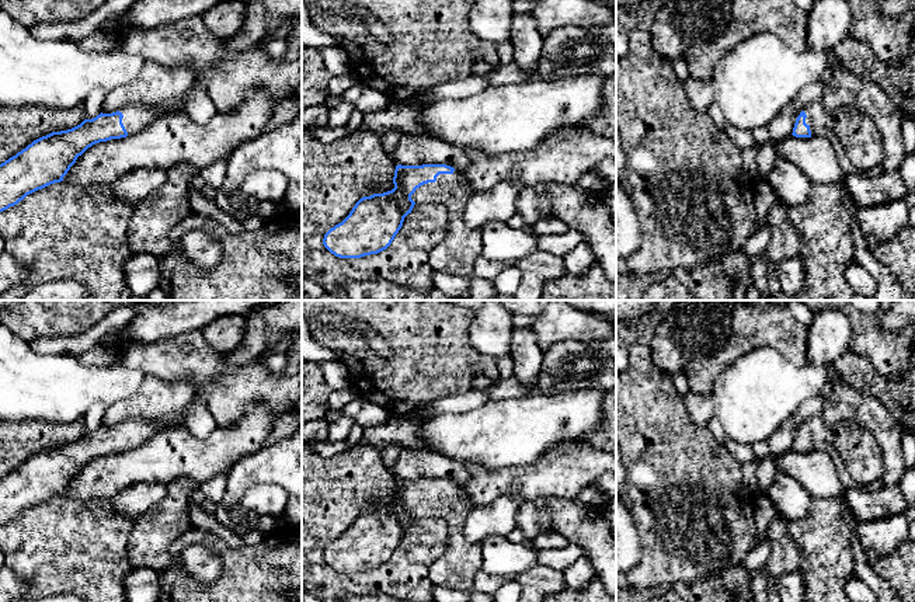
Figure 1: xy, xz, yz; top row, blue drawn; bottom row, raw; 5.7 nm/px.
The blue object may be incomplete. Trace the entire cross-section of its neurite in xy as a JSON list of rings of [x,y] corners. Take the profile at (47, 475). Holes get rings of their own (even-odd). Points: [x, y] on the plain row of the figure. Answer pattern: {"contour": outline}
{"contour": [[[181,411],[167,422],[129,418],[34,455],[0,479],[0,526],[38,504],[63,495],[77,471],[93,459],[135,449],[159,431],[181,422]]]}

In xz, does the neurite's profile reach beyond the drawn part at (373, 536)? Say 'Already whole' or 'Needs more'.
Needs more

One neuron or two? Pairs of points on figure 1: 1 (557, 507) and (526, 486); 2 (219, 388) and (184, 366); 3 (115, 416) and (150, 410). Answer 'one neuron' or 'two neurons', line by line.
1: two neurons
2: one neuron
3: one neuron

